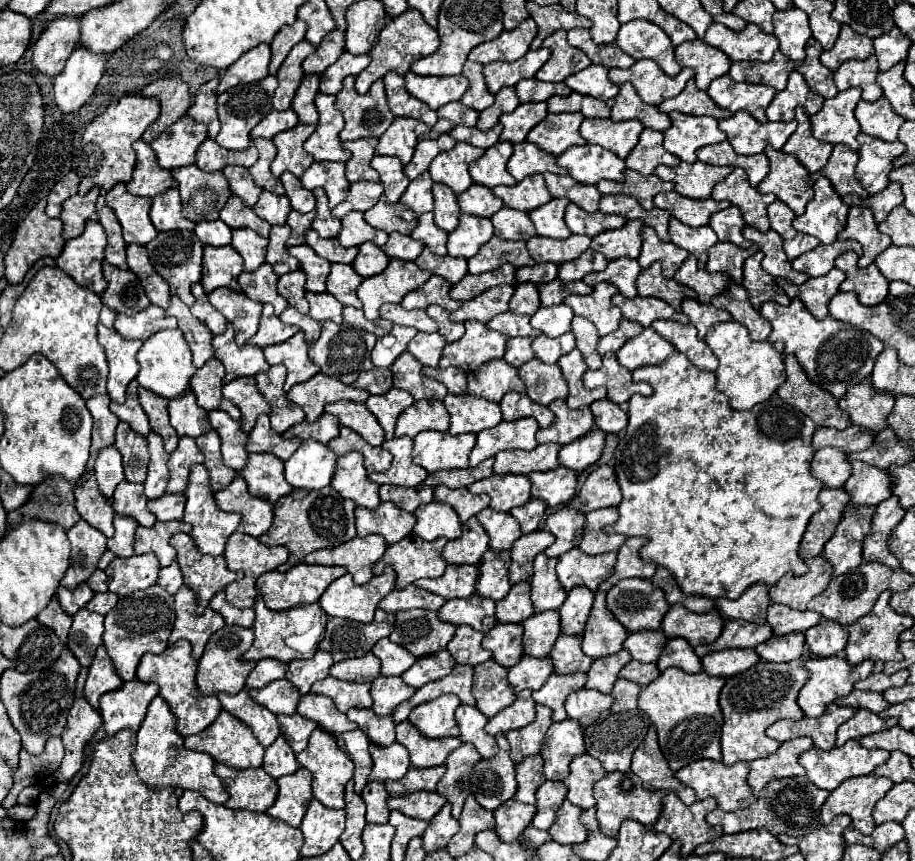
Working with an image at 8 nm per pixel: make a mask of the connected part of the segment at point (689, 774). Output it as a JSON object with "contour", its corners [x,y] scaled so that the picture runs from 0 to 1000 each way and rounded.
{"contour":[[[763,883],[763,885],[756,885],[756,887],[752,887],[739,897],[739,904],[745,911],[758,915],[763,929],[778,925],[785,929],[785,936],[793,943],[811,941],[826,929],[820,913],[815,911],[815,901],[817,901],[817,887],[815,885],[804,885],[800,890],[793,890],[791,885],[783,885],[783,883]]]}

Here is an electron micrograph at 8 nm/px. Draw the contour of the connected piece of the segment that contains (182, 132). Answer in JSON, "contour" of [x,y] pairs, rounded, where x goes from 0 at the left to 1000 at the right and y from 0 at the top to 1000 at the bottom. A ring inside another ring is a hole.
{"contour":[[[199,135],[173,160],[168,160],[166,172],[173,181],[173,190],[181,197],[190,197],[195,193],[212,190],[214,174],[225,160],[227,160],[225,146],[212,142],[212,137],[208,135]]]}

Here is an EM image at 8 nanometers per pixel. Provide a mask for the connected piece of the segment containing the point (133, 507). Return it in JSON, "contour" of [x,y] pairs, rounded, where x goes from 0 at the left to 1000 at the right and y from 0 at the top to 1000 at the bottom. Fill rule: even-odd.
{"contour":[[[133,560],[129,562],[125,578],[122,578],[122,590],[131,599],[142,599],[146,602],[153,611],[168,611],[170,599],[160,590],[162,578],[157,576],[157,564],[155,562],[142,562]]]}

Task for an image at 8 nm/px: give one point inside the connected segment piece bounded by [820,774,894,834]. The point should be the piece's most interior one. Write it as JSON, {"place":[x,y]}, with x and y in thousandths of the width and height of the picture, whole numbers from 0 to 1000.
{"place":[936,926]}

